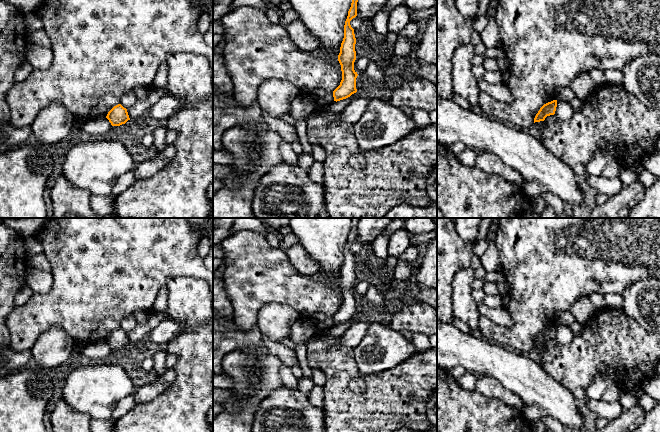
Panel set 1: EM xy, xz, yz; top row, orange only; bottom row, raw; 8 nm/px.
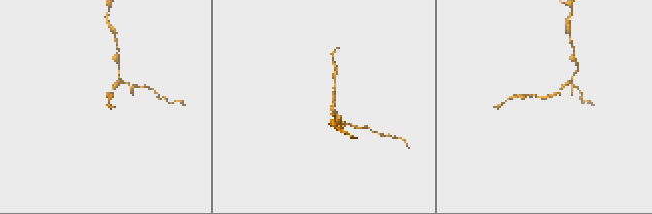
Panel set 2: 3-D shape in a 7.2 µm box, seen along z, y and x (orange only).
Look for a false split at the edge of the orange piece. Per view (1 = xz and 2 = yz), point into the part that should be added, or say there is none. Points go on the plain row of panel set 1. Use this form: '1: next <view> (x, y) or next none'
1: next none
2: next none

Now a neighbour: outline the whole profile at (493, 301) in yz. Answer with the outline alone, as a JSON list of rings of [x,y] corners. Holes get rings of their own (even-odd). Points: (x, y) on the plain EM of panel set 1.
[[[486,295],[484,303],[490,308],[499,308],[502,304],[502,298],[499,295]]]

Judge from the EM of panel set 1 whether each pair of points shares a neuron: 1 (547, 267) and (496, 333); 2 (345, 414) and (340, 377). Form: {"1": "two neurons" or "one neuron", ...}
{"1": "one neuron", "2": "one neuron"}

